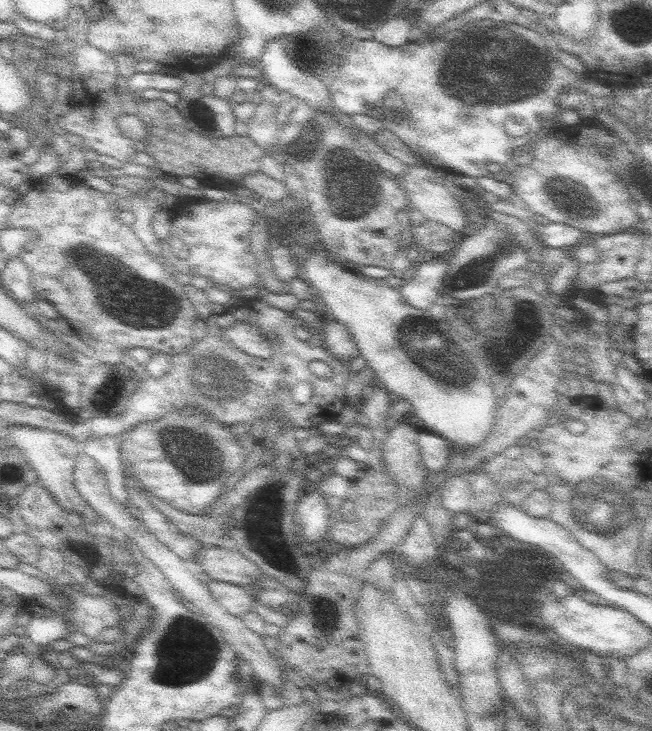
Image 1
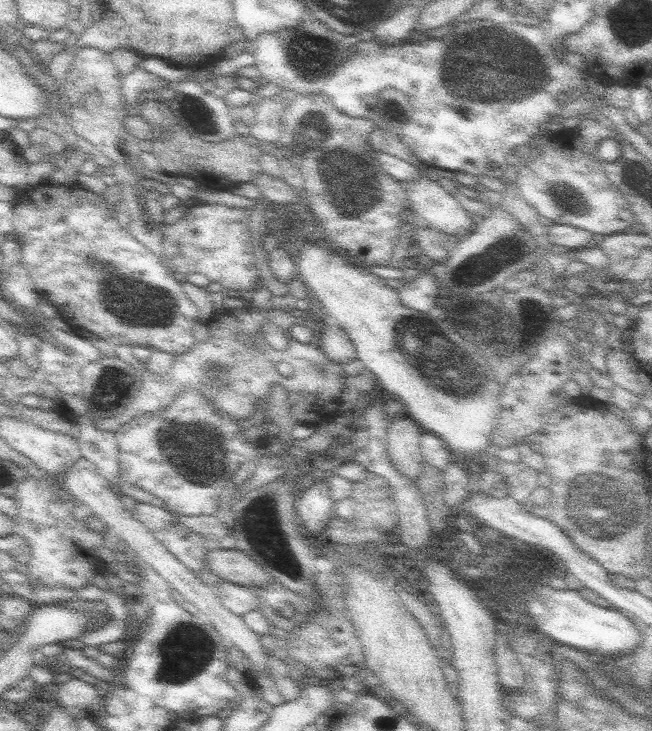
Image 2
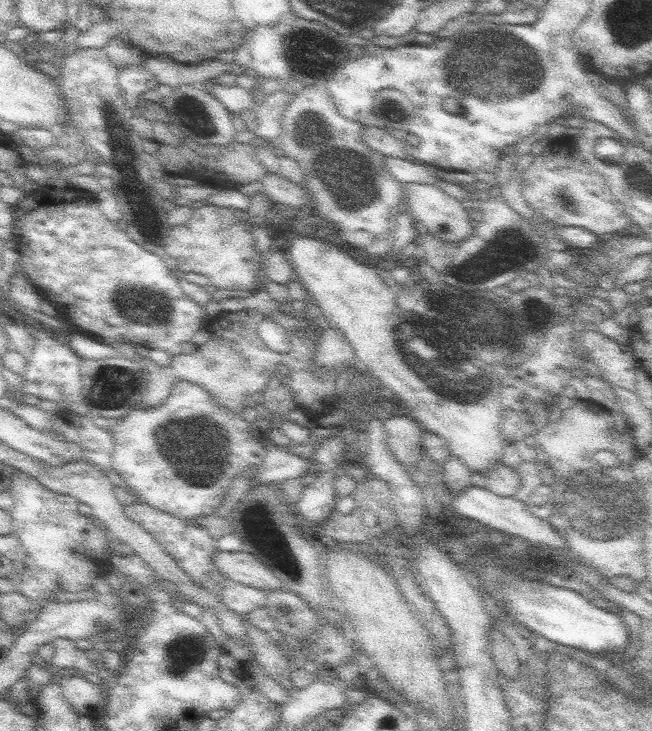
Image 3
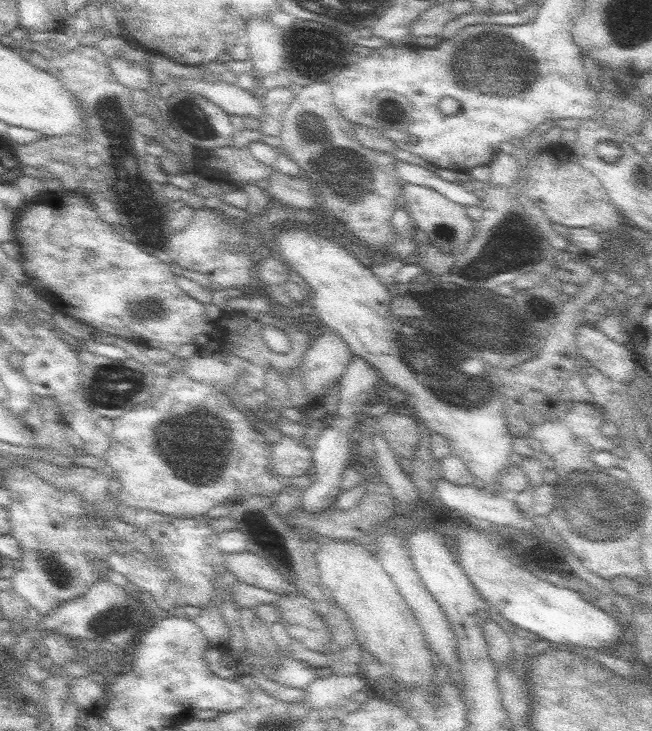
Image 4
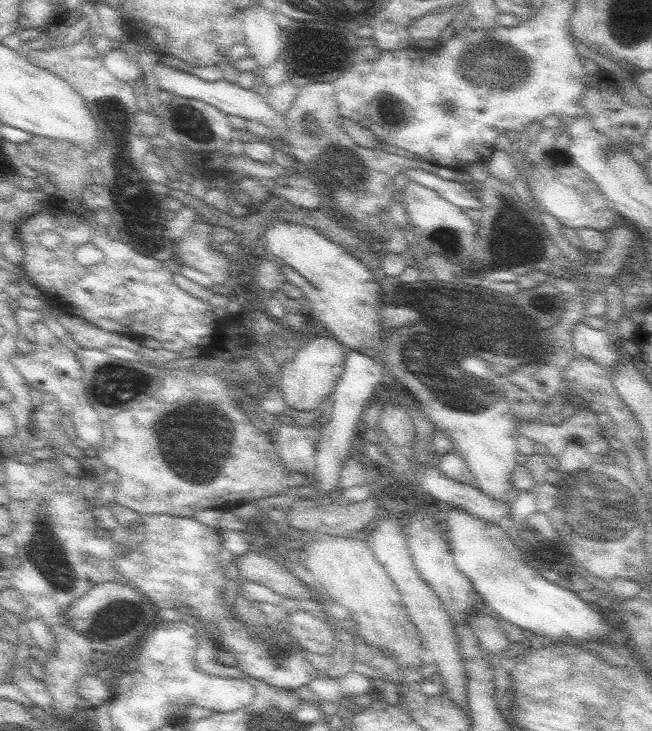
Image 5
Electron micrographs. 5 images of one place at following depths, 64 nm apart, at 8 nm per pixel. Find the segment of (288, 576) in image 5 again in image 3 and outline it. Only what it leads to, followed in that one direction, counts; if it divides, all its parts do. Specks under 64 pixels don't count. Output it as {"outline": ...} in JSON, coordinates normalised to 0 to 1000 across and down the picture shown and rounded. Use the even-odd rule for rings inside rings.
{"outline":[[[376,752],[373,755],[333,755],[327,772],[330,772],[330,782],[336,782],[351,796],[397,804],[403,810],[419,810],[425,804],[434,804],[422,782]]]}

